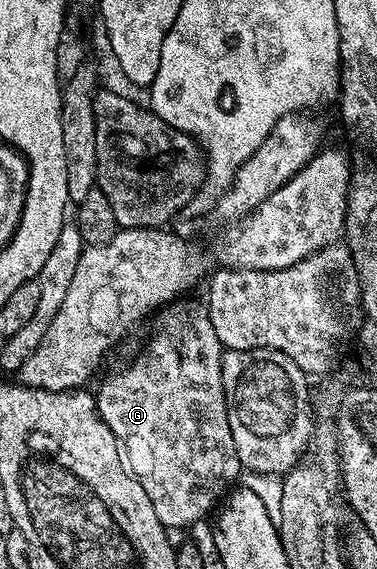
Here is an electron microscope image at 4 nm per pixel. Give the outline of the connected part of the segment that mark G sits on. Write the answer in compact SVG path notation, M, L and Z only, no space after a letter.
M173 307L166 309L168 312L159 329L152 334L147 349L124 372L109 377L95 396L100 418L113 430L132 476L139 479L153 502L153 510L157 510L157 518L168 530L186 529L204 519L208 515L206 512L210 513L220 503L224 493L241 476L237 446L233 446L233 430L229 430L227 395L221 382L224 346L217 338L206 307Z

